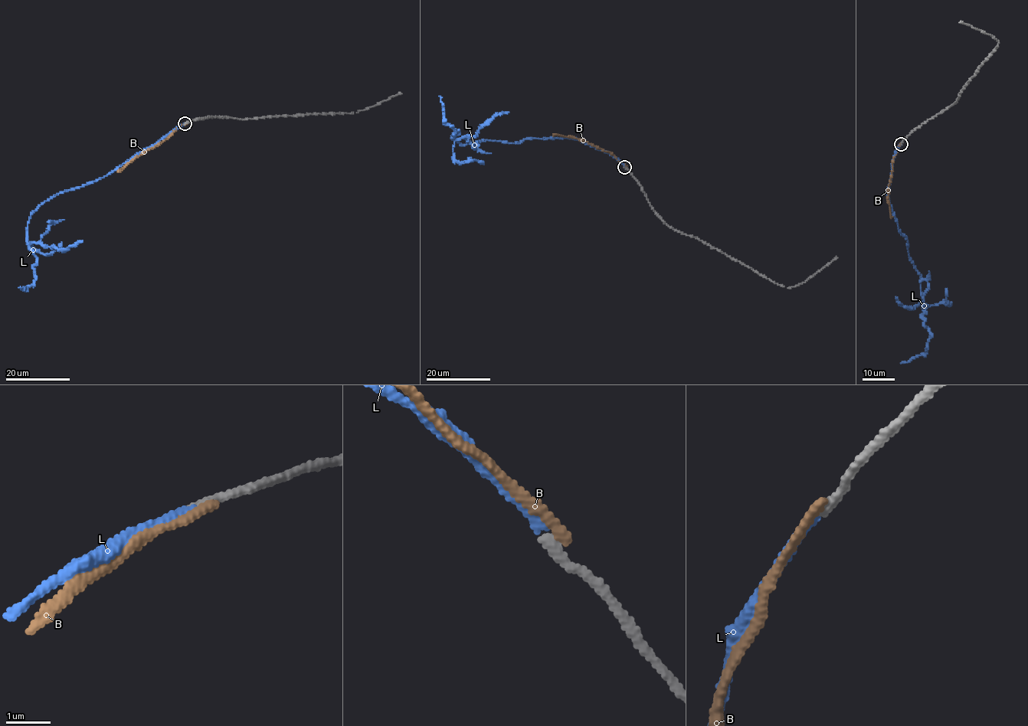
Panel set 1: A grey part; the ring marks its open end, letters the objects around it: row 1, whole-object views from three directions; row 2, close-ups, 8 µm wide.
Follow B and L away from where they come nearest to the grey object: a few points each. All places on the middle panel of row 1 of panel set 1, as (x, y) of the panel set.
B: (626, 167), (614, 155), (588, 142), (552, 134)
L: (624, 167), (606, 152), (568, 138), (460, 144), (451, 135), (458, 131), (454, 133), (444, 123), (439, 96)

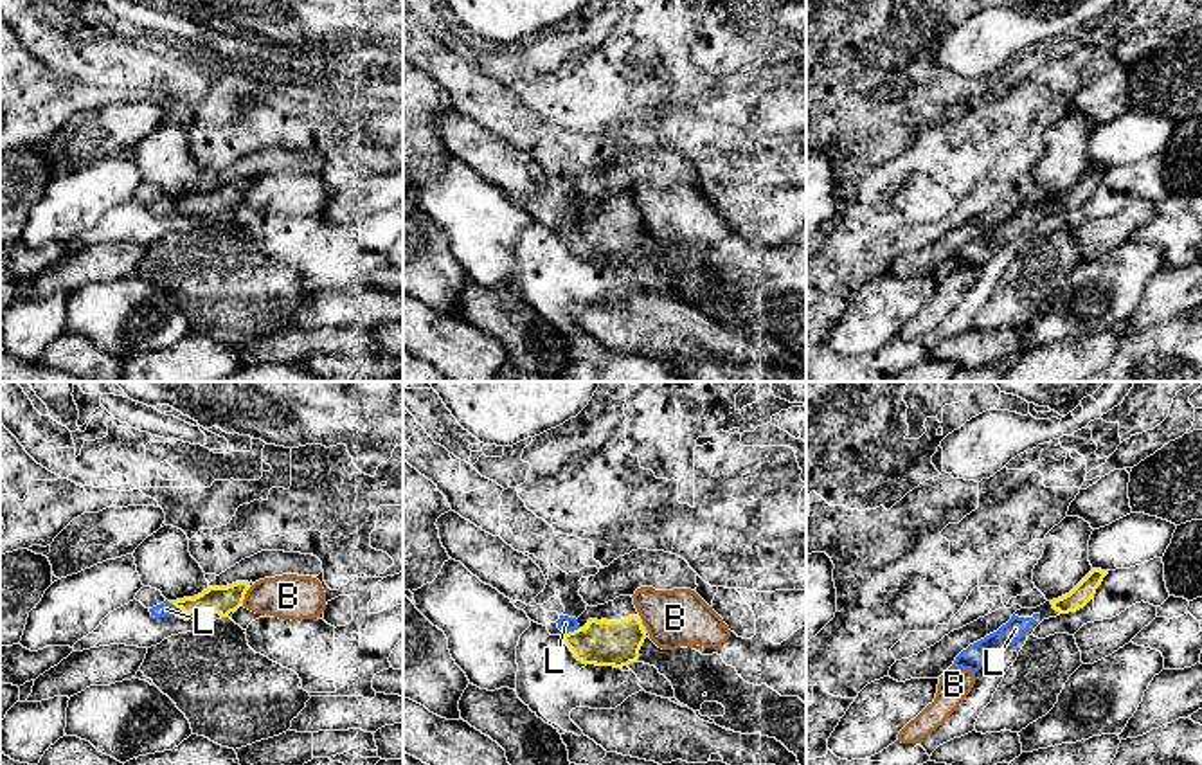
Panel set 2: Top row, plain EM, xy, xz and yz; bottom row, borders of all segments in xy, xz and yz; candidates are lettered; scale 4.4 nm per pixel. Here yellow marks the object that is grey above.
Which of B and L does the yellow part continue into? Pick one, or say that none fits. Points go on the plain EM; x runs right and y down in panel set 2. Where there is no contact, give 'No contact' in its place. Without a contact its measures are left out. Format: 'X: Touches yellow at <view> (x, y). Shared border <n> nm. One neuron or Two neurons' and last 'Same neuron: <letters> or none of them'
B: Touches yellow at xy (243, 193). Shared border 90 nm. Two neurons
L: Touches yellow at xz (571, 229). Shared border 70 nm. One neuron
Same neuron: L

